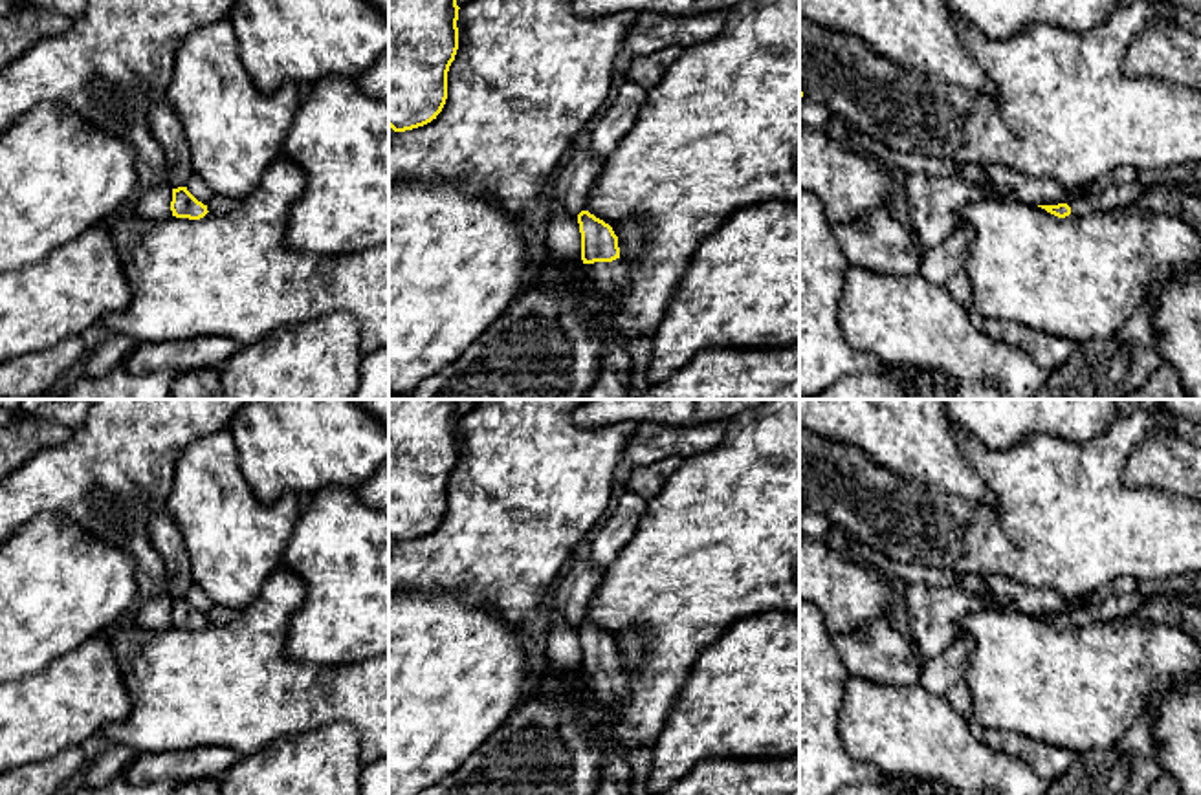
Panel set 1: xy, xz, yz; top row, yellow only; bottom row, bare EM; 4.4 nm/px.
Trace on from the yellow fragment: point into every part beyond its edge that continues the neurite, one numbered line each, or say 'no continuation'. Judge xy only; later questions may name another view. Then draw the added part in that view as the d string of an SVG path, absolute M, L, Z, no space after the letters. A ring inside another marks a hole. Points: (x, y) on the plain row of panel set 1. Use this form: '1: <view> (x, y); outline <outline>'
no continuation

